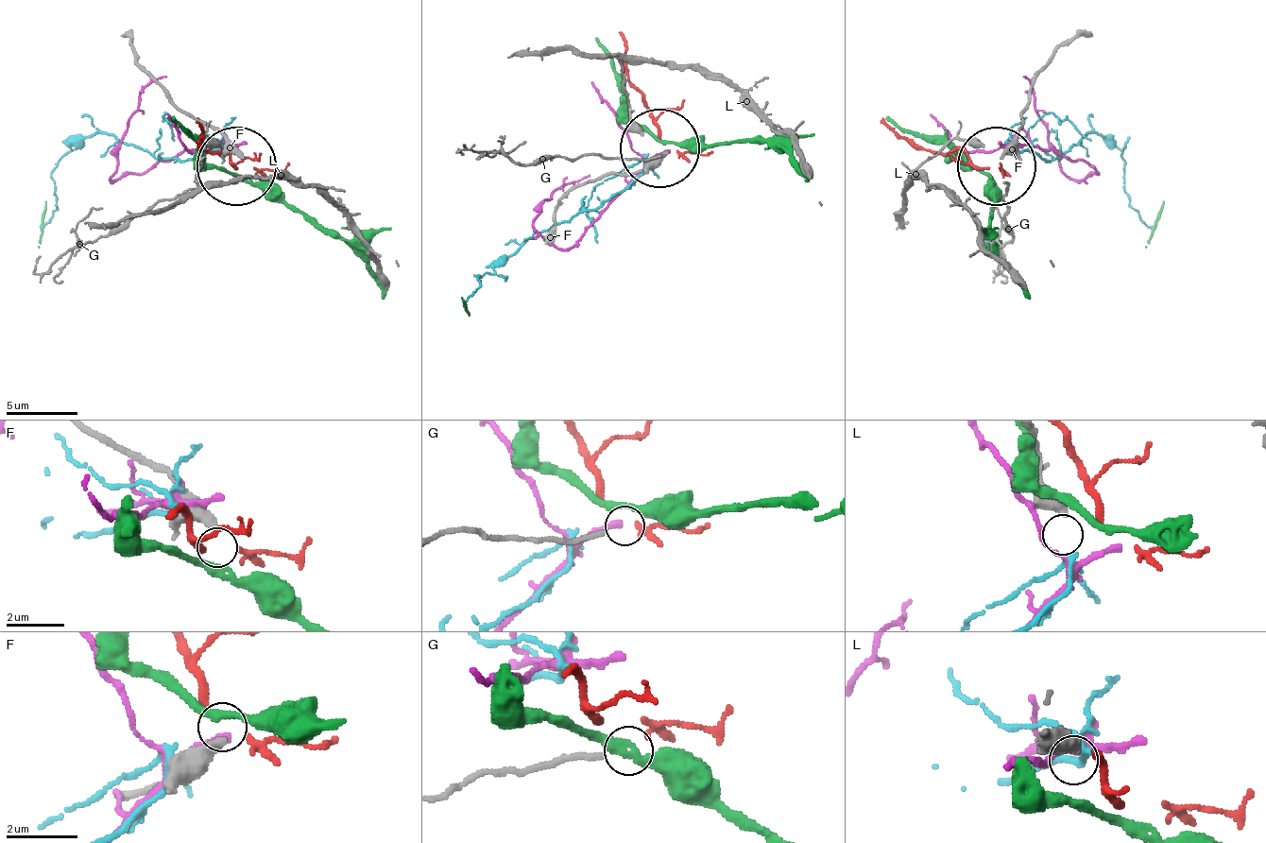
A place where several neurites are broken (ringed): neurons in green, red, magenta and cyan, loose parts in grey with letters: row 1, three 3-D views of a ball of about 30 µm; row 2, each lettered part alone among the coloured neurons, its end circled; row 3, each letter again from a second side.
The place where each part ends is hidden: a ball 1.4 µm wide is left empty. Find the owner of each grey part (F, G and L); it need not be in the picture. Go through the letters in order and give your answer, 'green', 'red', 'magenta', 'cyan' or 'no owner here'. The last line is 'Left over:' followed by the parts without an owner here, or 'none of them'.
F: green
G: no owner here
L: cyan
Left over: G

